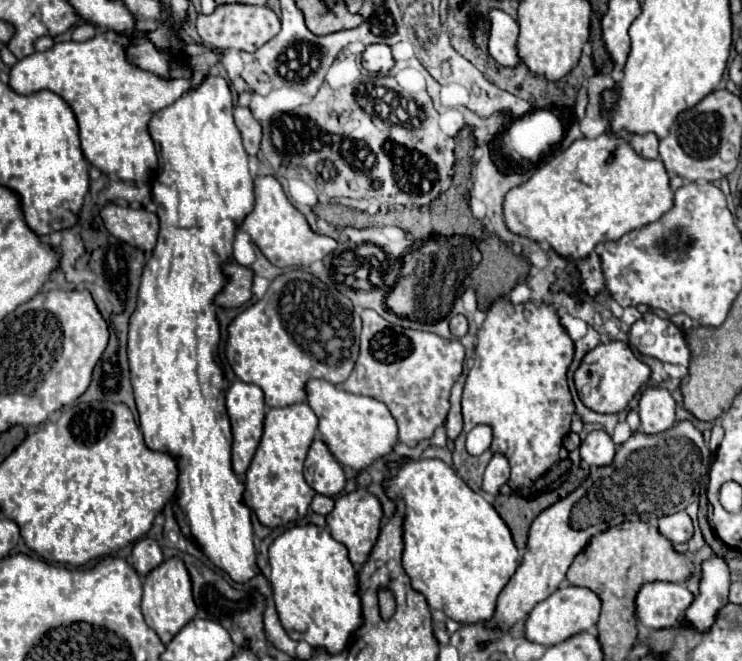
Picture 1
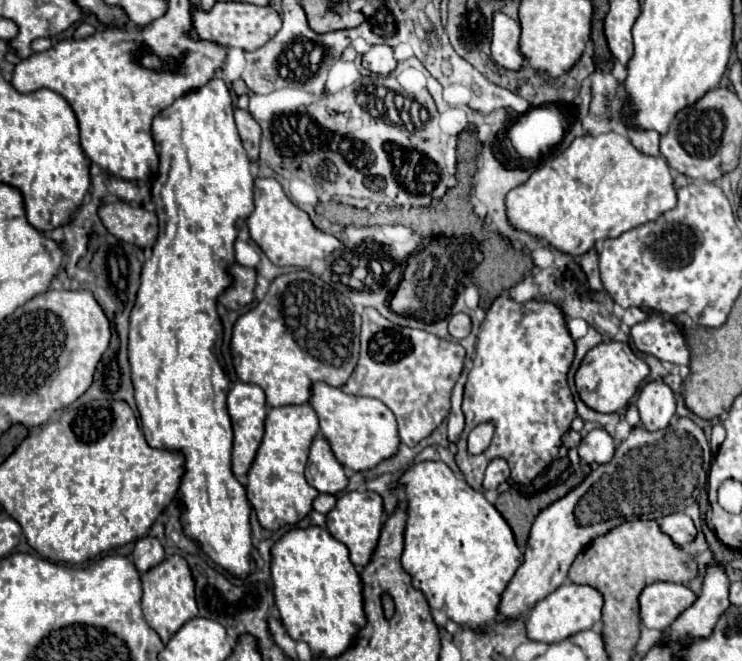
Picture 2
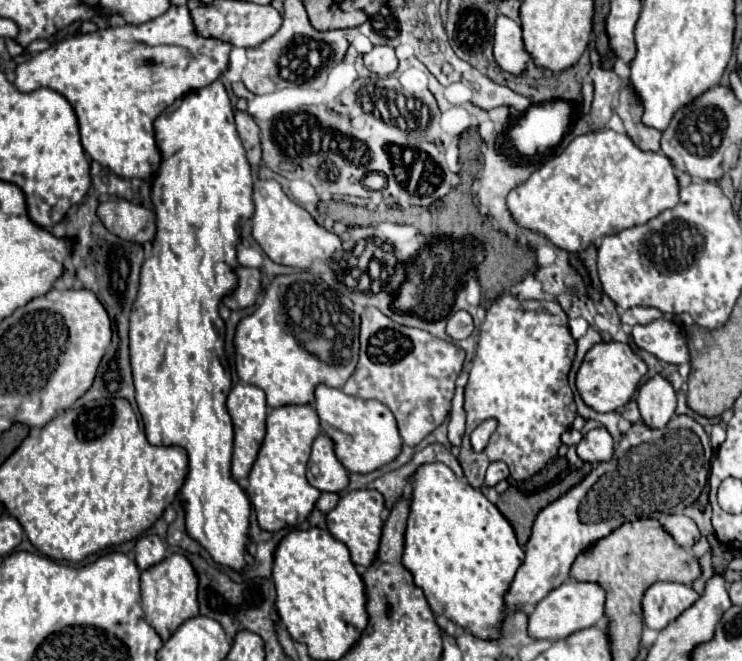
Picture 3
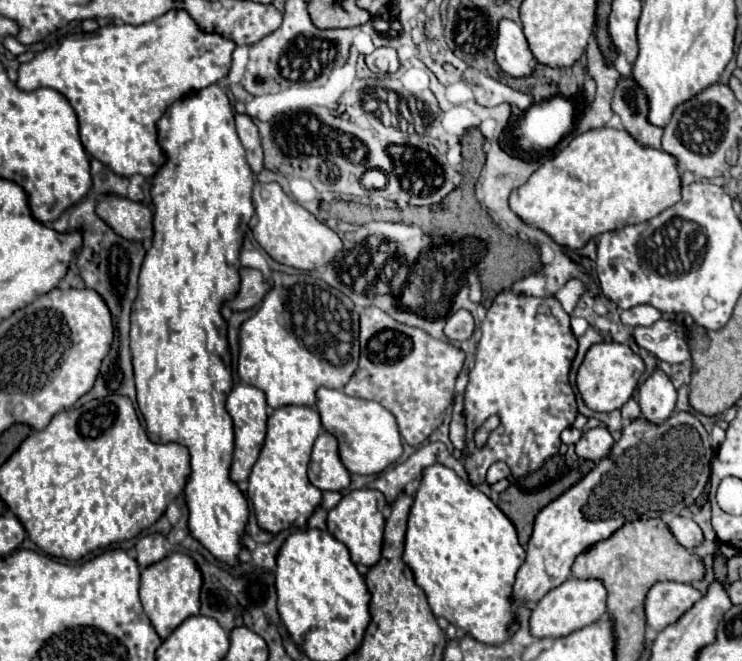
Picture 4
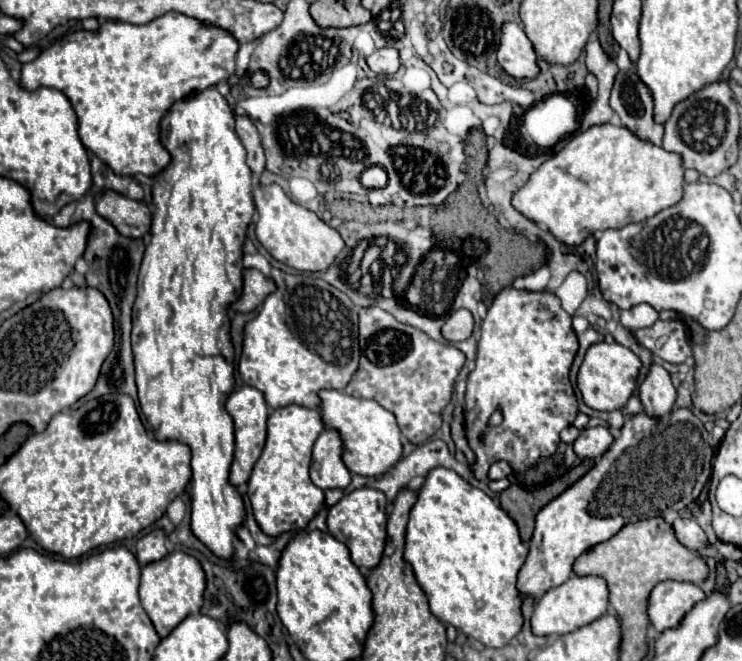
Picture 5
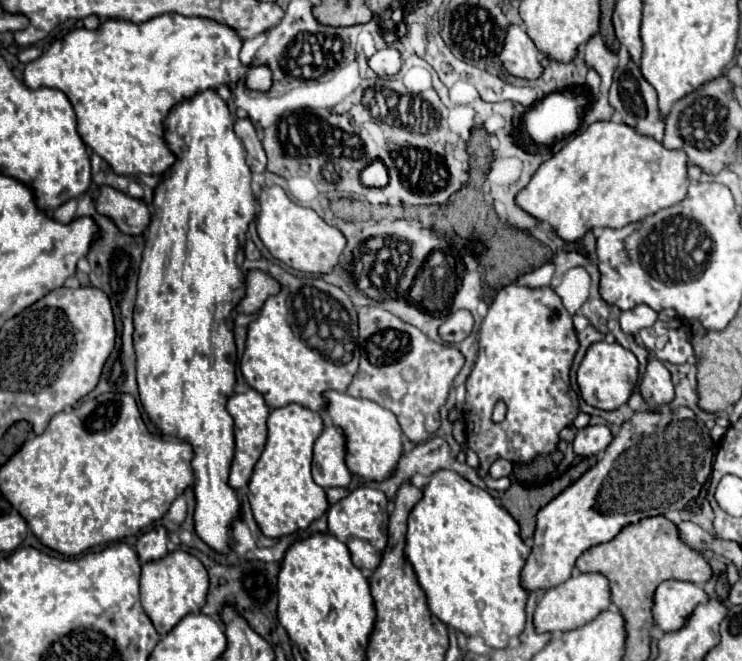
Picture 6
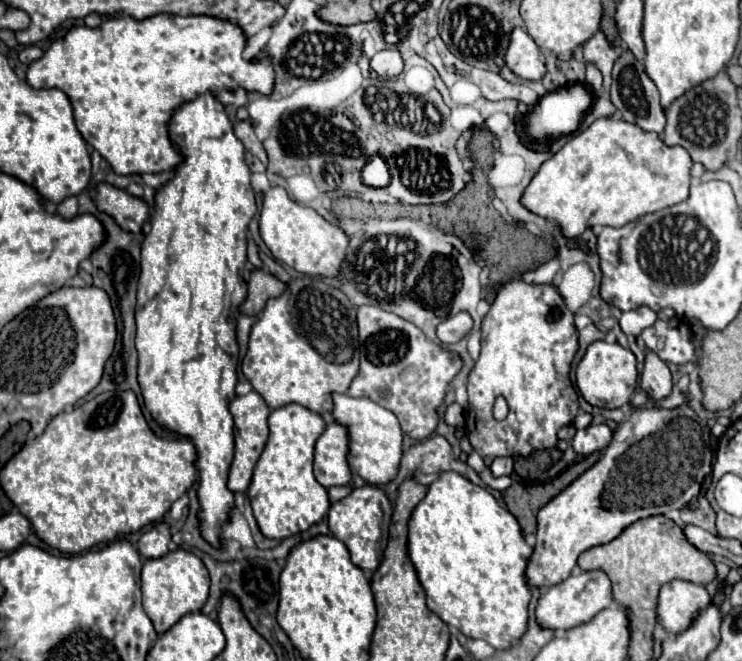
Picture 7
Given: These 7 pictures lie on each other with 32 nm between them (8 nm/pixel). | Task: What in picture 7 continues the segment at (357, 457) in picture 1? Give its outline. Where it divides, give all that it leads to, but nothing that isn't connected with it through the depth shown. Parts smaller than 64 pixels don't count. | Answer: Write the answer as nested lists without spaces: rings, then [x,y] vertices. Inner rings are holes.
[[[332,394],[332,398],[334,398],[334,410],[332,410],[334,420],[348,426],[350,468],[358,472],[368,484],[384,486],[392,482],[400,470],[400,458],[402,458],[402,430],[396,416],[368,398],[354,398],[350,394]]]

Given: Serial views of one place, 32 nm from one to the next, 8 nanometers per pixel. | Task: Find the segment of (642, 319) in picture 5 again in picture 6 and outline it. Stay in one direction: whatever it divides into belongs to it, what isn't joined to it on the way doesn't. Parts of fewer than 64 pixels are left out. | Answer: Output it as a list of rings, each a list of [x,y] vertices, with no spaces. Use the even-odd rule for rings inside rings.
[[[642,304],[642,306],[636,306],[636,308],[632,308],[632,310],[622,312],[622,316],[620,316],[620,326],[622,326],[622,330],[624,330],[626,334],[636,336],[642,328],[652,326],[656,320],[658,320],[658,314],[656,314],[652,308],[648,308],[646,304]]]

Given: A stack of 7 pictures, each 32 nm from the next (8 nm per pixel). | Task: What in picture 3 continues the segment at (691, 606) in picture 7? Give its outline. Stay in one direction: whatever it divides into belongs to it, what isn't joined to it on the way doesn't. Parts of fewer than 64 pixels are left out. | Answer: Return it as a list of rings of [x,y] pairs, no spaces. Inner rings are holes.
[[[656,582],[646,590],[642,600],[644,624],[648,628],[662,630],[670,622],[674,622],[684,610],[688,610],[698,598],[700,594],[686,584]]]

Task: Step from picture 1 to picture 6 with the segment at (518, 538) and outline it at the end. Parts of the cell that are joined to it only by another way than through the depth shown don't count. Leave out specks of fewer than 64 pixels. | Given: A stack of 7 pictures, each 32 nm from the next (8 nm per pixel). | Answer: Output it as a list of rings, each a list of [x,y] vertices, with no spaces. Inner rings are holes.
[[[584,458],[580,464],[572,466],[566,474],[562,474],[560,478],[556,478],[544,486],[522,488],[522,484],[516,482],[508,488],[508,494],[506,492],[502,494],[502,504],[520,524],[520,532],[522,532],[524,540],[528,536],[532,536],[536,530],[538,510],[542,506],[546,506],[554,496],[558,496],[568,484],[572,484],[580,474],[584,474],[592,464],[594,464],[594,458]]]

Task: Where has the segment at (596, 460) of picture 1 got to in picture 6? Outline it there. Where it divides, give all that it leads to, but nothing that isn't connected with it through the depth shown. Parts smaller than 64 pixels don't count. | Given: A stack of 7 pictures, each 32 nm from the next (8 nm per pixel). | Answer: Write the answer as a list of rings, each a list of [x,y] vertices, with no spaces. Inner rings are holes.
[[[586,426],[578,430],[572,446],[578,456],[592,456],[606,450],[612,442],[612,432],[608,426]]]

